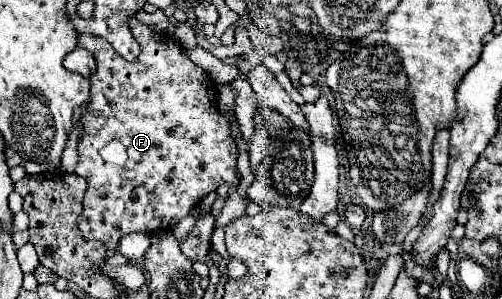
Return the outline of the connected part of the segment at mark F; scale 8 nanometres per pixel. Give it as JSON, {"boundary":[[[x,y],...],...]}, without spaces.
{"boundary":[[[136,17],[128,19],[128,27],[134,35],[134,39],[140,43],[142,47],[142,53],[138,57],[138,61],[130,63],[126,59],[120,59],[120,55],[116,55],[116,51],[112,51],[112,47],[108,43],[104,43],[104,39],[100,37],[94,37],[94,35],[86,35],[86,33],[78,33],[78,47],[84,47],[88,49],[90,53],[94,53],[94,59],[96,59],[96,73],[92,73],[90,77],[90,103],[88,103],[88,113],[86,117],[82,119],[82,125],[84,125],[84,137],[82,141],[78,143],[78,155],[80,155],[80,161],[78,161],[78,167],[76,167],[76,173],[80,177],[84,177],[88,181],[88,189],[86,189],[86,195],[84,195],[84,203],[82,203],[82,213],[78,217],[78,227],[82,231],[82,235],[86,239],[96,239],[100,243],[104,243],[104,247],[112,253],[118,253],[118,245],[120,245],[120,239],[128,233],[154,233],[154,231],[160,231],[160,229],[170,229],[170,223],[172,221],[180,221],[184,219],[192,207],[196,207],[204,195],[208,195],[210,191],[216,191],[218,185],[222,183],[228,183],[228,185],[234,185],[236,179],[238,179],[238,167],[236,167],[236,157],[238,157],[238,149],[230,137],[230,123],[228,119],[220,113],[218,109],[218,89],[214,85],[214,81],[210,79],[210,75],[194,65],[188,55],[184,53],[184,47],[178,45],[178,41],[174,37],[170,37],[168,33],[162,35],[162,33],[156,33],[152,31],[148,25],[140,23]]]}

